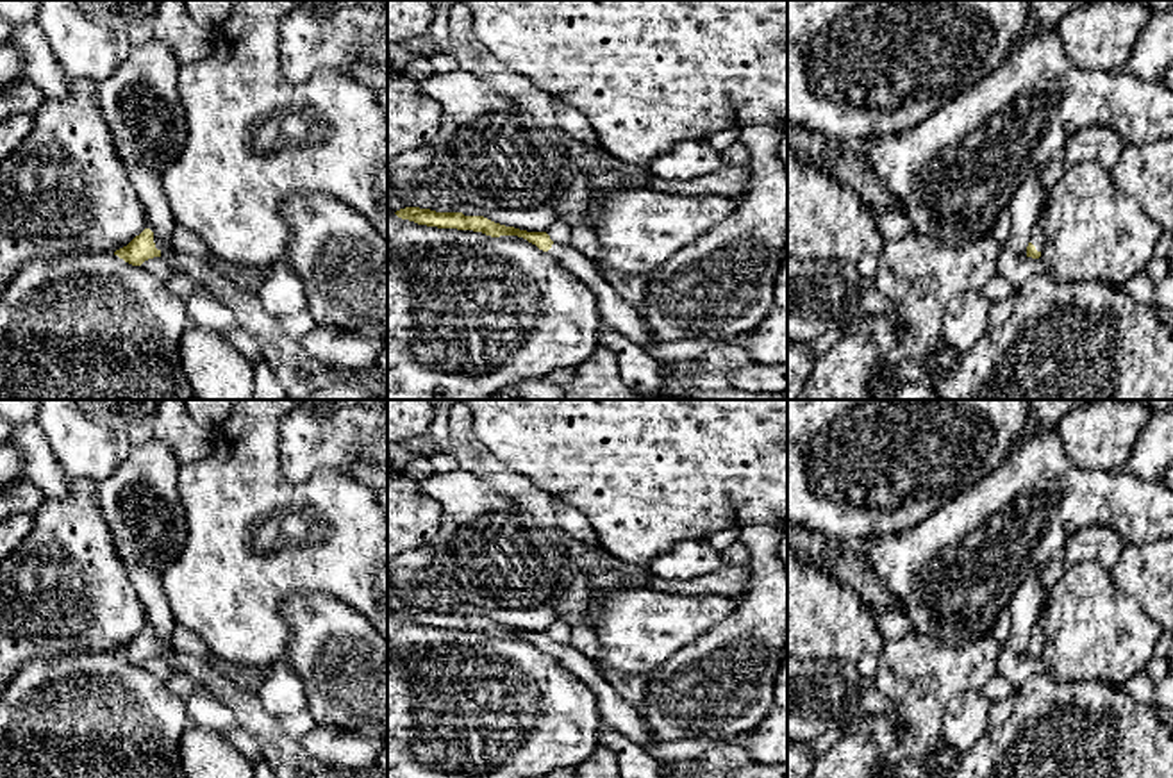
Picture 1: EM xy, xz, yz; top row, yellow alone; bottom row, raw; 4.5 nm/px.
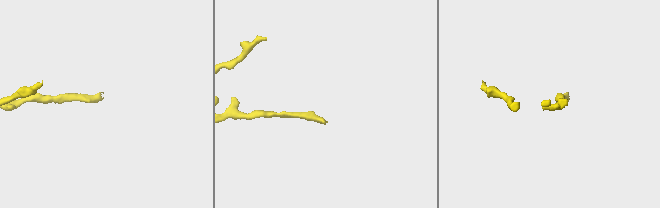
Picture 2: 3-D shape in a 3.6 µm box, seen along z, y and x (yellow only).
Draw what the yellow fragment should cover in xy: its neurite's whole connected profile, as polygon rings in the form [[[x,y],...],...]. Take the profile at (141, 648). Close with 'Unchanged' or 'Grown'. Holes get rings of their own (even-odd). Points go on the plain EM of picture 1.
[[[145,628],[127,646],[114,651],[120,658],[132,666],[141,666],[145,660],[161,657],[162,651],[177,653],[168,639],[157,639],[150,628]]]. Grown

